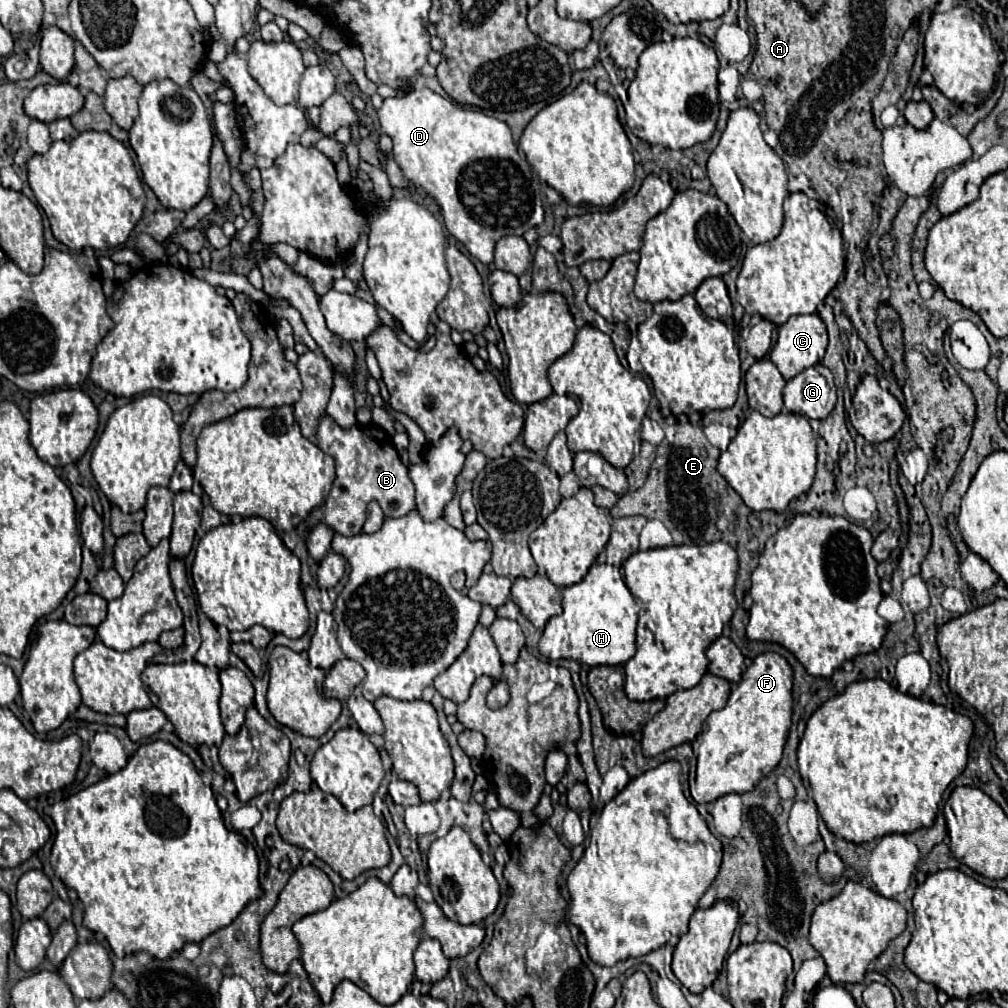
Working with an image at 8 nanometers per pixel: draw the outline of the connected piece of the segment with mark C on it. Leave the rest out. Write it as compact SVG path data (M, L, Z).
M812 313L812 315L794 315L778 329L778 339L776 339L776 345L770 353L770 359L778 367L778 371L782 373L784 379L792 379L802 369L808 369L808 367L816 365L824 357L826 345L828 345L826 325L822 323L822 319L816 313Z

